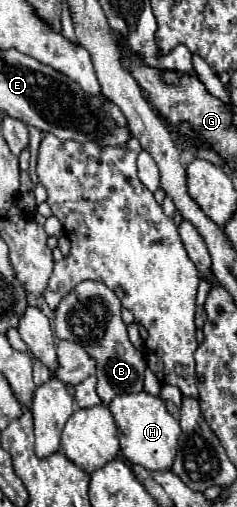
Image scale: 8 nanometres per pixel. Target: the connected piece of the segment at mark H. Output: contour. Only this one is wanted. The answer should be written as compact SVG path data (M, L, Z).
M137 392L137 394L119 394L115 396L111 402L109 402L109 410L115 418L115 424L119 428L119 442L121 442L121 452L123 456L127 458L129 464L139 464L147 470L169 470L173 460L177 455L178 439L181 434L181 428L179 428L179 420L175 420L167 408L165 408L165 402L157 396L151 396L147 392Z

